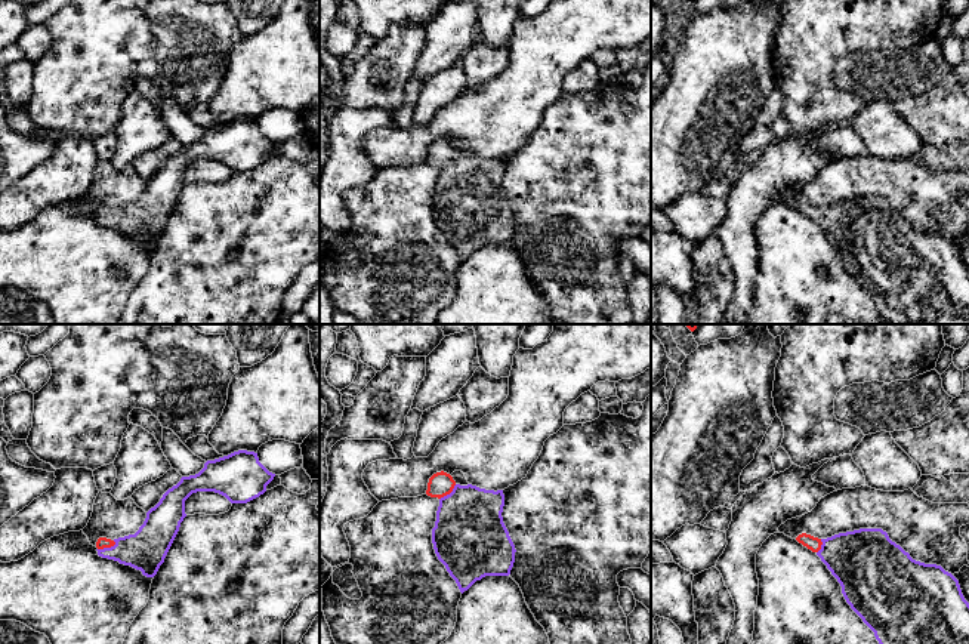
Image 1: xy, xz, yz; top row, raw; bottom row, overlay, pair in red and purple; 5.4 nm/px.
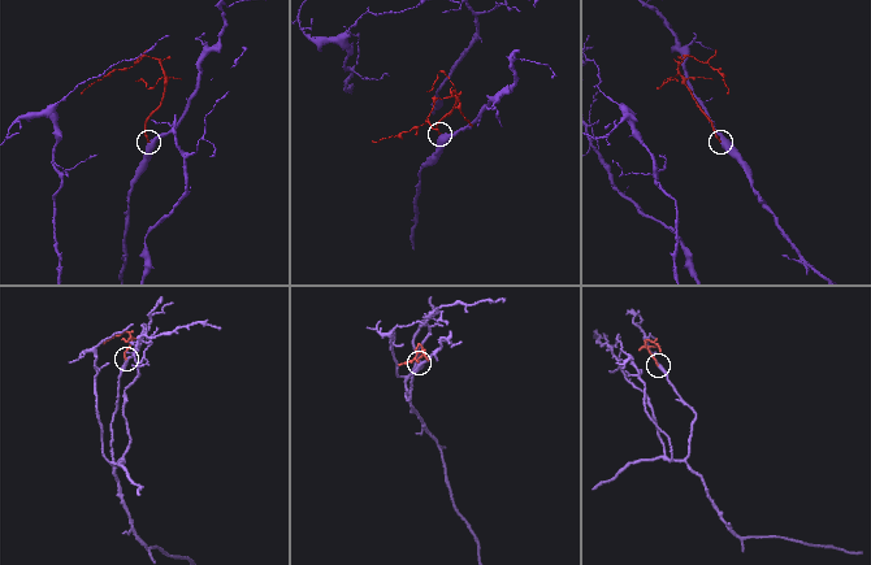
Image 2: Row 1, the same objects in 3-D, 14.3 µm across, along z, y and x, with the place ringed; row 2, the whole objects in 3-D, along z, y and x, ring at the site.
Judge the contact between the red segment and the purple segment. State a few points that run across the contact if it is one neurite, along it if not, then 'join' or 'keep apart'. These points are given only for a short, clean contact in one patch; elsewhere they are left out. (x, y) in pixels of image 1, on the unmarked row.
line xy (102, 210), (107, 215), (145, 218); join

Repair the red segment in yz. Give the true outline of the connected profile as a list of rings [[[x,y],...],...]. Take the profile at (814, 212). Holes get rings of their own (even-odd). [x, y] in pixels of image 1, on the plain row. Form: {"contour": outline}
{"contour": [[[860,197],[818,207],[802,201],[799,212],[815,221],[842,255],[851,277],[874,301],[889,324],[969,324],[969,271],[959,249],[941,234],[916,229],[882,197]]]}

